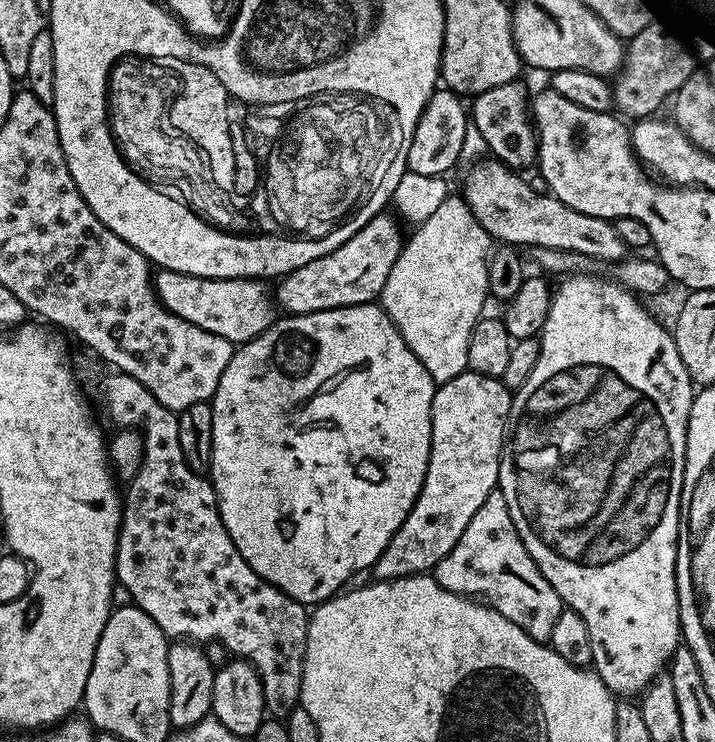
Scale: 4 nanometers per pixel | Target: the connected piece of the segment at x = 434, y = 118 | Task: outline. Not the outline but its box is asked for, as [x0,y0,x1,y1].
[406,90,470,176]

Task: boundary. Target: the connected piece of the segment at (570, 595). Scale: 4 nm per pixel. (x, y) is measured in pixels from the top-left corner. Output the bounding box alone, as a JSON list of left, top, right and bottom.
[498,274,694,698]

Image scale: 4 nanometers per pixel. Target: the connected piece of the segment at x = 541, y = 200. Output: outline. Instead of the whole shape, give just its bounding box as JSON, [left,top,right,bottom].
[462,158,630,266]

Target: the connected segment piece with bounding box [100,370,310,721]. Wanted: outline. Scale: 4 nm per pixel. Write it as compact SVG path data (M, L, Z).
M115 370L109 371L109 376L104 376L100 380L100 400L104 403L104 412L113 420L113 425L122 428L138 428L144 436L144 465L142 470L127 485L126 491L122 496L124 505L124 517L120 519L120 533L118 534L118 550L116 551L116 579L119 584L126 586L130 590L130 598L135 607L141 608L146 615L154 618L154 622L164 631L169 638L179 638L181 640L191 640L193 642L205 642L204 640L217 640L226 651L232 652L233 657L242 659L247 664L252 665L252 669L258 674L262 682L262 694L264 695L264 707L269 717L285 721L288 715L299 705L300 691L302 690L302 674L304 673L304 651L308 645L308 622L310 612L303 604L299 604L294 598L290 598L282 590L278 590L270 582L266 582L242 558L238 546L230 538L226 526L220 517L220 508L216 504L216 491L212 489L211 479L205 478L201 473L190 470L186 458L182 454L182 442L178 438L178 415L171 412L142 382L130 378L124 372Z

